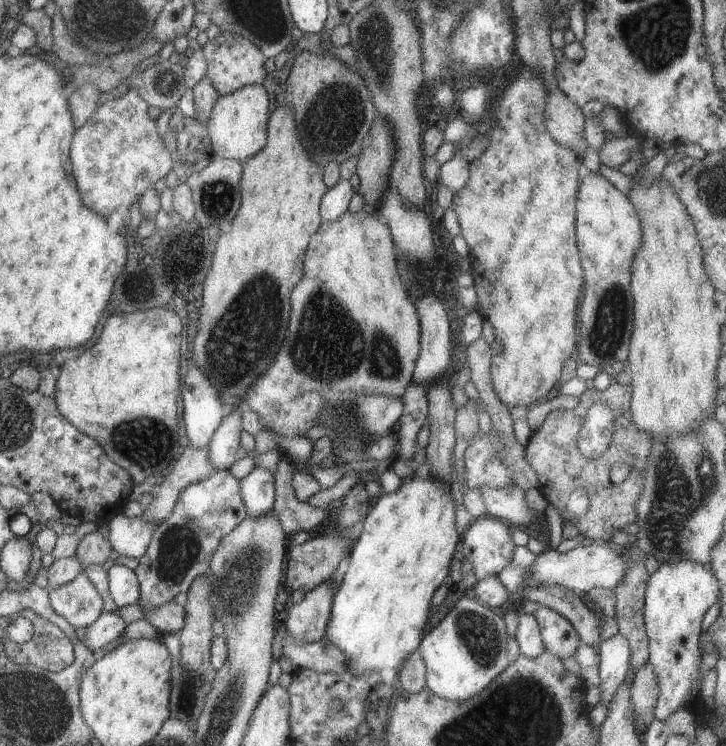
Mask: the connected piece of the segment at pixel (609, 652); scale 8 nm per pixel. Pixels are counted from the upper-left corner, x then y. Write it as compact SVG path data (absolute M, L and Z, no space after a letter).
M618 632L602 640L599 655L601 656L599 664L600 689L605 699L606 708L608 708L616 689L624 682L626 674L630 672L631 648Z

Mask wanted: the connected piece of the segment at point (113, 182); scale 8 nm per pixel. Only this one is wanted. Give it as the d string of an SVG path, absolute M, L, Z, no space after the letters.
M130 88L120 99L110 99L98 107L86 124L75 130L70 148L70 160L74 168L74 178L80 190L80 198L88 204L90 210L95 211L102 218L108 220L114 210L121 207L129 208L138 202L142 194L152 188L158 180L164 180L172 170L176 155L169 152L164 145L163 138L156 132L155 121L148 116L149 104L141 94Z

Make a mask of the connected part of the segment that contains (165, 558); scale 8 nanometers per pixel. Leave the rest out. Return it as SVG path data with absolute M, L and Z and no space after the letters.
M217 470L203 481L189 484L178 497L172 514L157 524L146 552L135 569L140 600L160 607L179 592L186 594L192 581L208 574L212 555L223 536L247 517L240 481L229 470Z

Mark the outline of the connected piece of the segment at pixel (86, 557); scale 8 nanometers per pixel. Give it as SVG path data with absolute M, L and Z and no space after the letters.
M98 531L81 538L75 554L83 572L91 566L102 567L104 562L113 556L111 542Z

